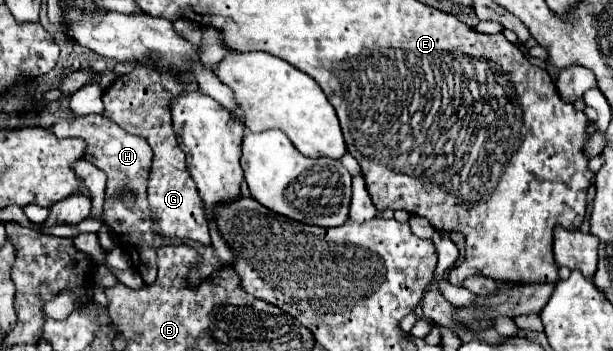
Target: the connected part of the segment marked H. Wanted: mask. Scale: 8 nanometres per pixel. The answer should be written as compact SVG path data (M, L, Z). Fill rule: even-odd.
M90 114L84 118L70 118L60 120L50 128L56 138L82 138L86 142L84 160L92 162L96 168L104 170L108 176L106 184L106 202L104 202L104 216L106 226L110 228L112 236L116 236L118 244L124 248L126 254L132 254L132 266L142 276L146 284L156 280L156 248L164 242L154 242L156 234L152 224L152 212L148 204L148 176L152 164L152 148L150 144L134 134L128 134L116 122L106 116ZM148 228L148 230L146 230Z

